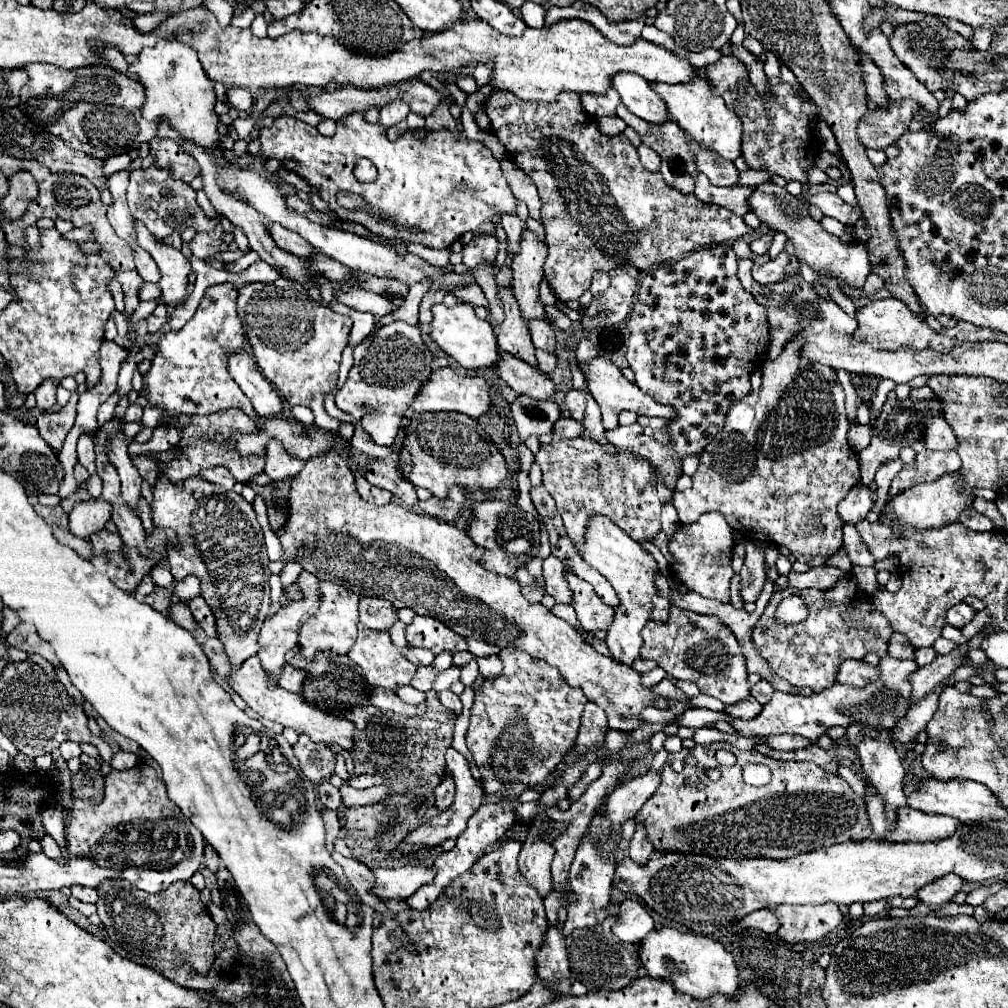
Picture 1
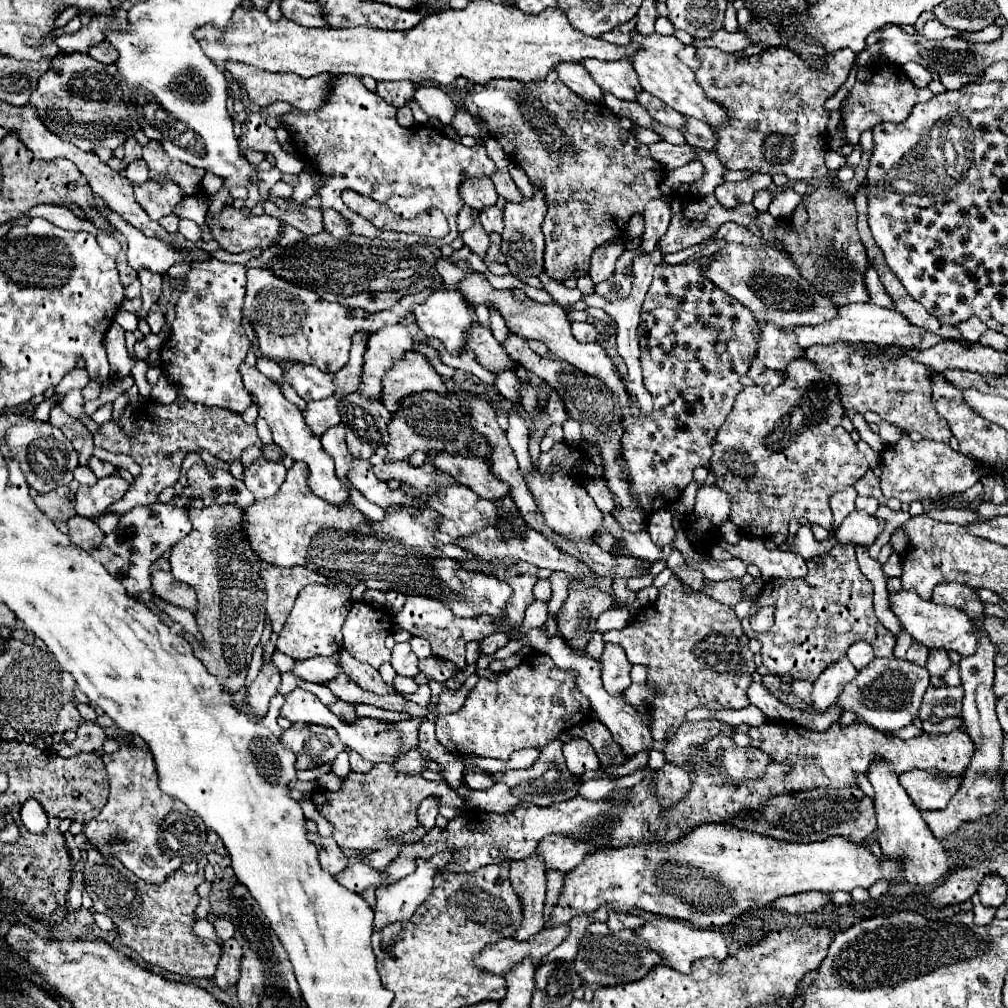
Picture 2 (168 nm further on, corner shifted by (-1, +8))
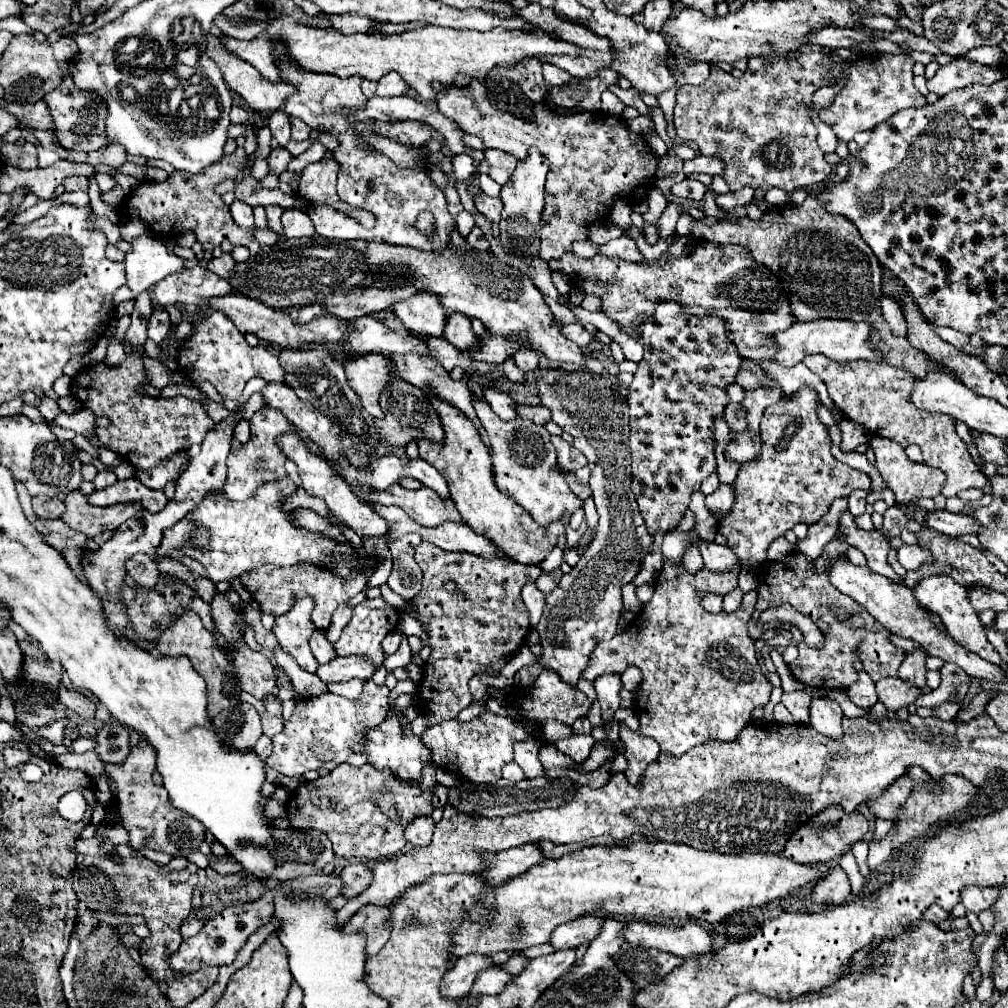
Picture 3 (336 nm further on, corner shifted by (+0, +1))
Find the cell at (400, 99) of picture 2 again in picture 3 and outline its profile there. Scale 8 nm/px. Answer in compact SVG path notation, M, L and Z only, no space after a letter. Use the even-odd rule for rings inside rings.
M389 72L379 80L377 86L377 96L403 96L407 90L407 84L399 76L399 72Z

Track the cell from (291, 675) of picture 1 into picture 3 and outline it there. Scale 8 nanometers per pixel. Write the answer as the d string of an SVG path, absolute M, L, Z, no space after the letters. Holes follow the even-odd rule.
M337 656L333 658L329 664L319 666L317 676L327 682L347 682L351 678L359 678L359 680L369 680L375 674L377 666L365 658L365 656Z

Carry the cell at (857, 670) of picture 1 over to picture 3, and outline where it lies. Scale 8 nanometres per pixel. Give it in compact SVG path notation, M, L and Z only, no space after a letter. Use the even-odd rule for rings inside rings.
M815 698L811 702L811 726L817 732L821 732L823 736L841 740L843 738L841 718L843 718L843 712L837 702L833 702L829 698Z

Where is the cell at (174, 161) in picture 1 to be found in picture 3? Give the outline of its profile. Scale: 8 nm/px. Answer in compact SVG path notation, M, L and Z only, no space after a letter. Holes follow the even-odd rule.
M237 138L237 150L229 156L225 156L221 162L207 166L205 170L191 174L191 172L173 172L165 182L151 182L145 180L139 184L137 190L129 192L125 196L121 212L129 218L139 218L143 220L149 230L157 238L177 238L183 230L189 230L197 236L197 240L203 244L207 252L213 252L221 242L227 238L231 244L247 246L253 240L253 228L241 228L233 222L229 208L223 204L221 196L215 194L215 186L227 178L235 180L239 168L243 166L243 158L247 156L243 150L245 138Z

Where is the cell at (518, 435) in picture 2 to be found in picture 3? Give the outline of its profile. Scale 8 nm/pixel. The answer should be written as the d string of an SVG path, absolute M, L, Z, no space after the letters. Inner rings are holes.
M485 384L481 390L483 390L485 400L489 402L489 406L493 408L493 412L497 416L501 416L503 420L511 420L511 418L517 416L515 404L513 404L513 400L511 400L511 396L507 392L503 392L503 390L495 388L495 386L489 386L489 384Z

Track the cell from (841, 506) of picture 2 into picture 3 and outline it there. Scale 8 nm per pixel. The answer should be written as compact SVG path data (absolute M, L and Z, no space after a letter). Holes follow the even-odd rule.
M845 498L835 500L833 506L831 506L831 510L829 510L829 514L823 516L819 522L811 524L807 536L801 538L801 540L797 540L799 552L803 552L809 562L813 562L823 552L825 544L835 538L835 534L837 534L837 520L839 520L839 514L845 508L847 508L847 500Z

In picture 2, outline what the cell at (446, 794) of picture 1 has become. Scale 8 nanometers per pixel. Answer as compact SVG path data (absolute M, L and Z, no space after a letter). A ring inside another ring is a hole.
M430 797L424 799L424 803L420 805L420 813L418 819L426 829L432 829L436 825L436 817L438 817L438 807L440 807L440 799L438 797Z

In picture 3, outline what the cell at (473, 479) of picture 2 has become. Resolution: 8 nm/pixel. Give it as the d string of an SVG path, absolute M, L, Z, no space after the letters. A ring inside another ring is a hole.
M427 392L427 396L431 400L431 406L435 408L435 412L441 418L445 438L443 438L443 442L431 442L427 438L417 438L419 458L425 460L427 464L431 464L433 468L437 468L439 474L447 480L451 498L467 526L471 526L477 534L491 540L511 560L515 560L519 564L529 564L529 566L541 564L547 558L547 554L555 548L557 536L559 536L559 532L563 532L563 526L559 522L551 522L549 526L539 526L527 514L527 510L523 510L521 506L515 506L515 502L511 502L511 498L505 498L495 488L489 450L483 444L473 422L461 410L457 410L455 406L437 398L435 394Z

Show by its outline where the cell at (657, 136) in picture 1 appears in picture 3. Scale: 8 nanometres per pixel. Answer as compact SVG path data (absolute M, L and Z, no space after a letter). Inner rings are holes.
M605 90L603 94L601 94L601 110L603 112L607 112L607 114L615 114L615 116L621 116L621 112L623 112L623 108L625 108L625 104L613 94L613 92L609 92L609 90Z

